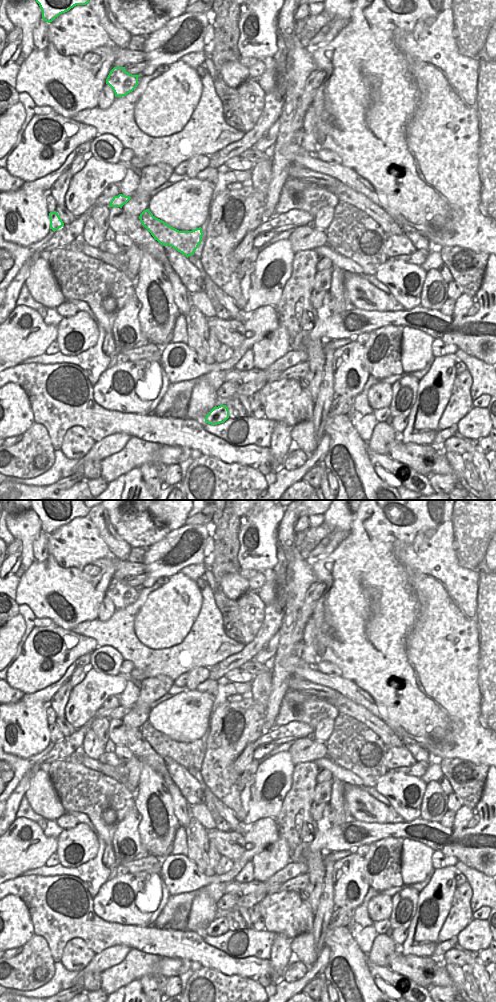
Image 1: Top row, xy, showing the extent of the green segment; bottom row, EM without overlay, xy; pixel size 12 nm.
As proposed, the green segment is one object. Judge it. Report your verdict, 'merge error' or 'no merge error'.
merge error

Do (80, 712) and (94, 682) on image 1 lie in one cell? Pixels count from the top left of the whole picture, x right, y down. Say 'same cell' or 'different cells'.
same cell

